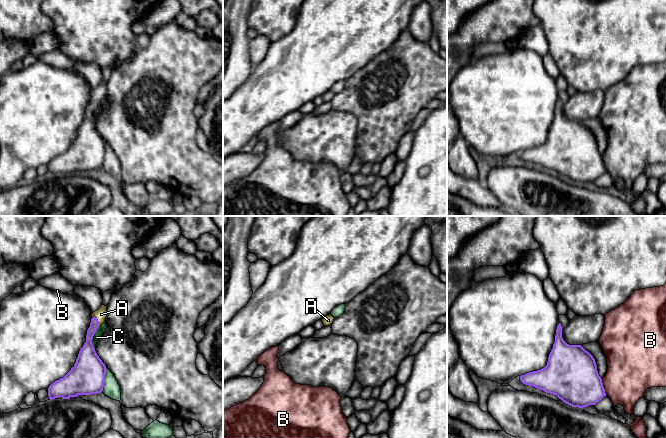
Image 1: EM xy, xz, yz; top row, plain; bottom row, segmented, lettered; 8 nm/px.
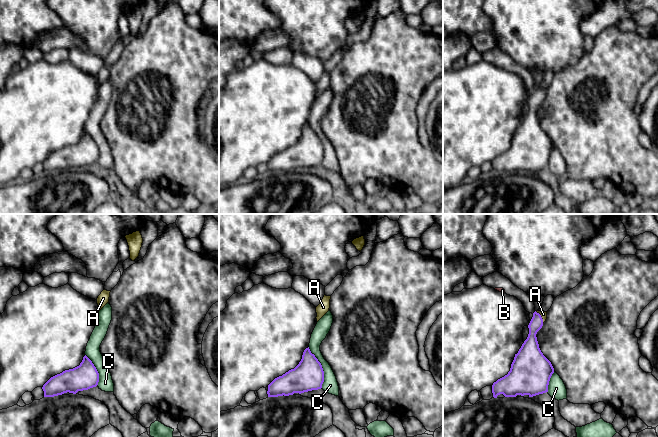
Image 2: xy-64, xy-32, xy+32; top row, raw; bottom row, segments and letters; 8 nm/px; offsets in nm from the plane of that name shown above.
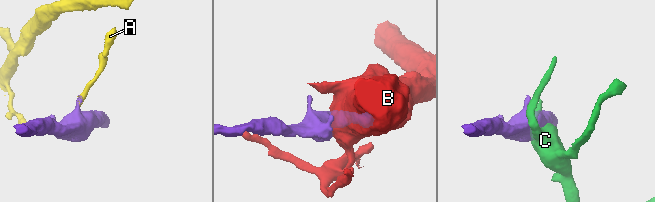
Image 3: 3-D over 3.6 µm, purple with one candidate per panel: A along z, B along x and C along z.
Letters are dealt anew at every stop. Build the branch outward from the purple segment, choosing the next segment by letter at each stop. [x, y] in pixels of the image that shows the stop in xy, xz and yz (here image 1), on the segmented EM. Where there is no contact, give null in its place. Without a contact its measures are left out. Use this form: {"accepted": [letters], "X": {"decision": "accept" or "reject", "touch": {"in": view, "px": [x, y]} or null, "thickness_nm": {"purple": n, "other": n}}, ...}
{"accepted": [], "A": {"decision": "reject", "touch": {"in": "xy", "px": [97, 321]}, "thickness_nm": {"purple": 110, "other": 90}}, "B": {"decision": "reject", "touch": {"in": "yz", "px": [603, 387]}, "thickness_nm": {"purple": 400, "other": 380}}, "C": {"decision": "reject", "touch": {"in": "xy", "px": [92, 338]}, "thickness_nm": {"purple": 240, "other": 60}}}

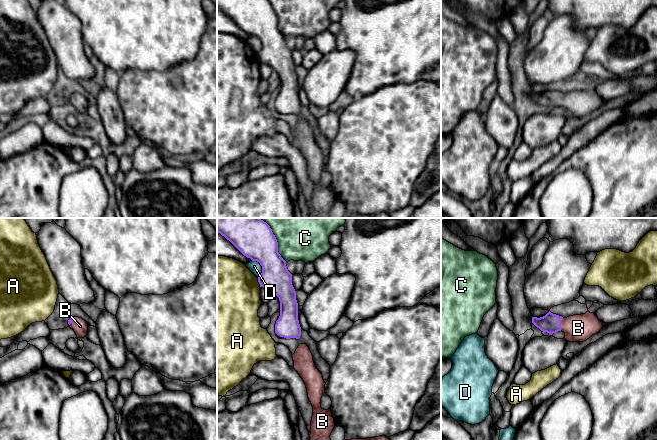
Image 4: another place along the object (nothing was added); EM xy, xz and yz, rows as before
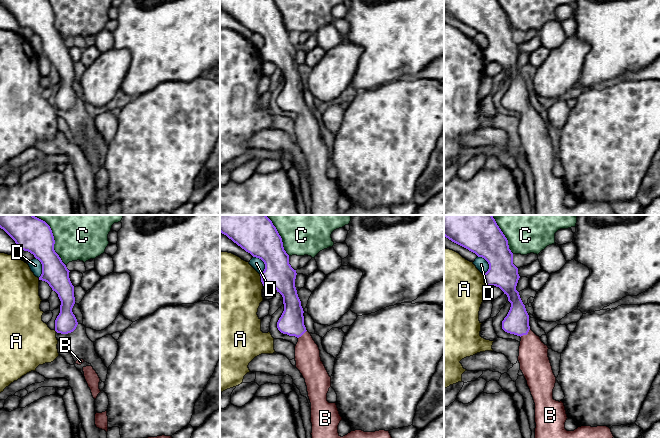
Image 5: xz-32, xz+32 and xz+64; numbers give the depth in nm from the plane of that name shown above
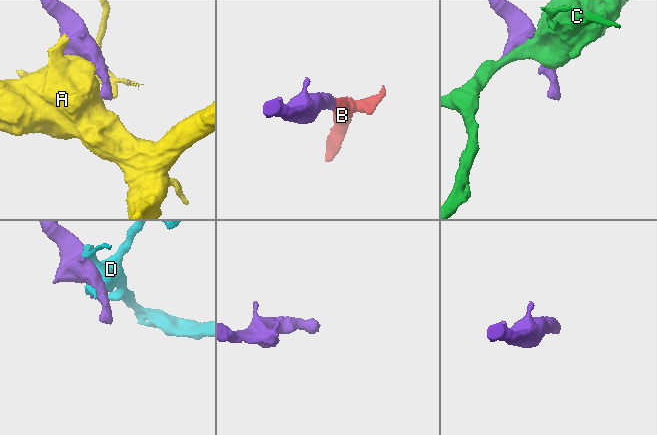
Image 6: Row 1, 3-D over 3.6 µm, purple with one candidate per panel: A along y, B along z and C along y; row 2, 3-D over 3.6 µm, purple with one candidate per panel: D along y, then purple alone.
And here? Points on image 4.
{"accepted": ["B"], "A": {"decision": "reject", "touch": {"in": "xz", "px": [258, 281]}, "thickness_nm": {"purple": 220, "other": 480}}, "B": {"decision": "accept", "touch": {"in": "yz", "px": [560, 324]}, "thickness_nm": {"purple": 160, "other": 220}}, "C": {"decision": "reject", "touch": {"in": "xz", "px": [276, 239]}, "thickness_nm": {"purple": 320, "other": 480}}, "D": {"decision": "reject", "touch": {"in": "xz", "px": [262, 267]}, "thickness_nm": {"purple": 300, "other": 90}}}

